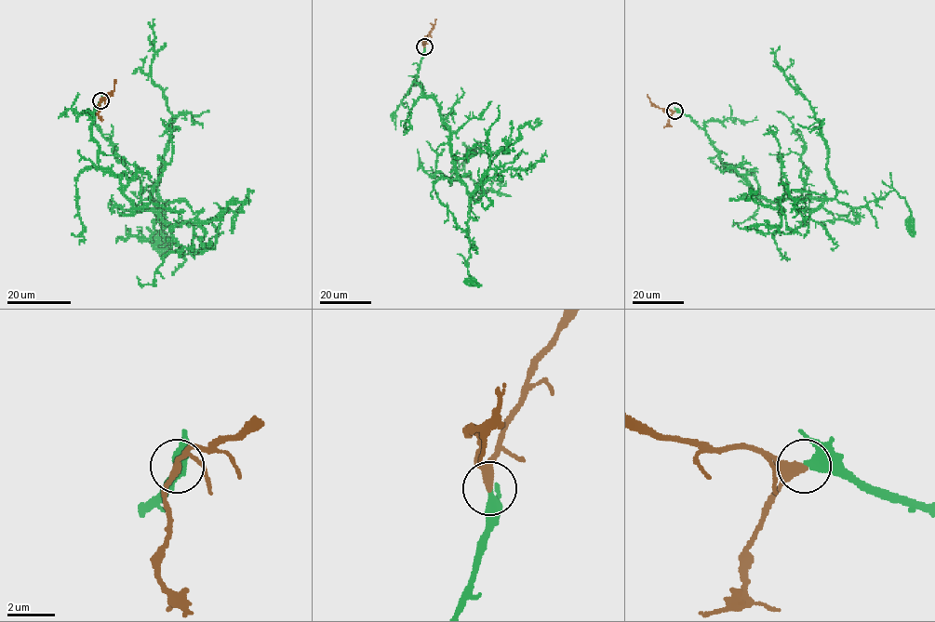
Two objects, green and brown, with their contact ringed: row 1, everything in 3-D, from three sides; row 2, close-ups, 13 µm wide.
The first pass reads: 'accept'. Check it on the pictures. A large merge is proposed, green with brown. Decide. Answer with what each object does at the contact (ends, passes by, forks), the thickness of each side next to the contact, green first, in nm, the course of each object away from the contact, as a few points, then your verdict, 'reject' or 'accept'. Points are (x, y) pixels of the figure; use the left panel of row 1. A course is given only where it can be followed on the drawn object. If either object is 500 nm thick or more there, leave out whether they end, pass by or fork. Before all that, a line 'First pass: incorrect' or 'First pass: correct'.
First pass: correct
green passes by | brown passes by | 320/300 nm | green via (100, 100), (90, 125), (98, 164), (119, 178), (133, 213), (157, 210), (154, 220), (154, 200), (159, 240) | brown via (100, 100), (111, 95), (115, 80) | accept

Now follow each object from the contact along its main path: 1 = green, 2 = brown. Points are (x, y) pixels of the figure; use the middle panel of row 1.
1: (424, 47), (416, 80), (422, 93), (438, 107), (449, 136), (453, 169), (470, 198), (467, 261), (471, 283)
2: (424, 46), (436, 19)

